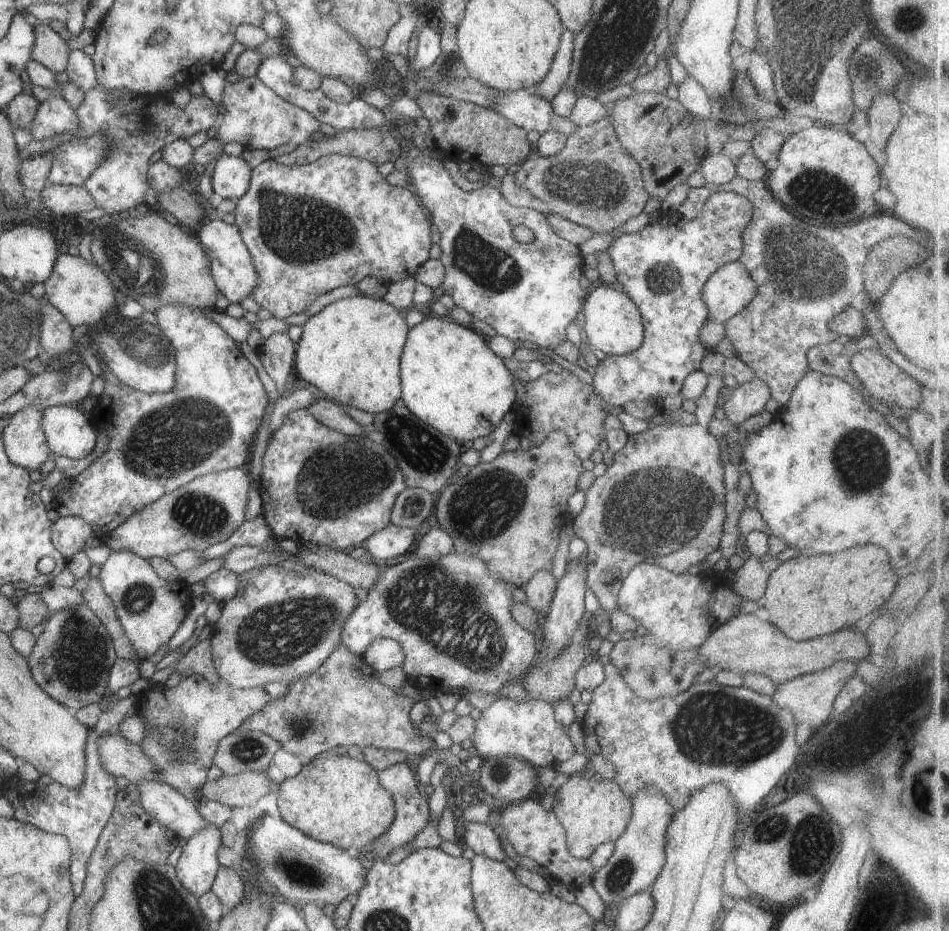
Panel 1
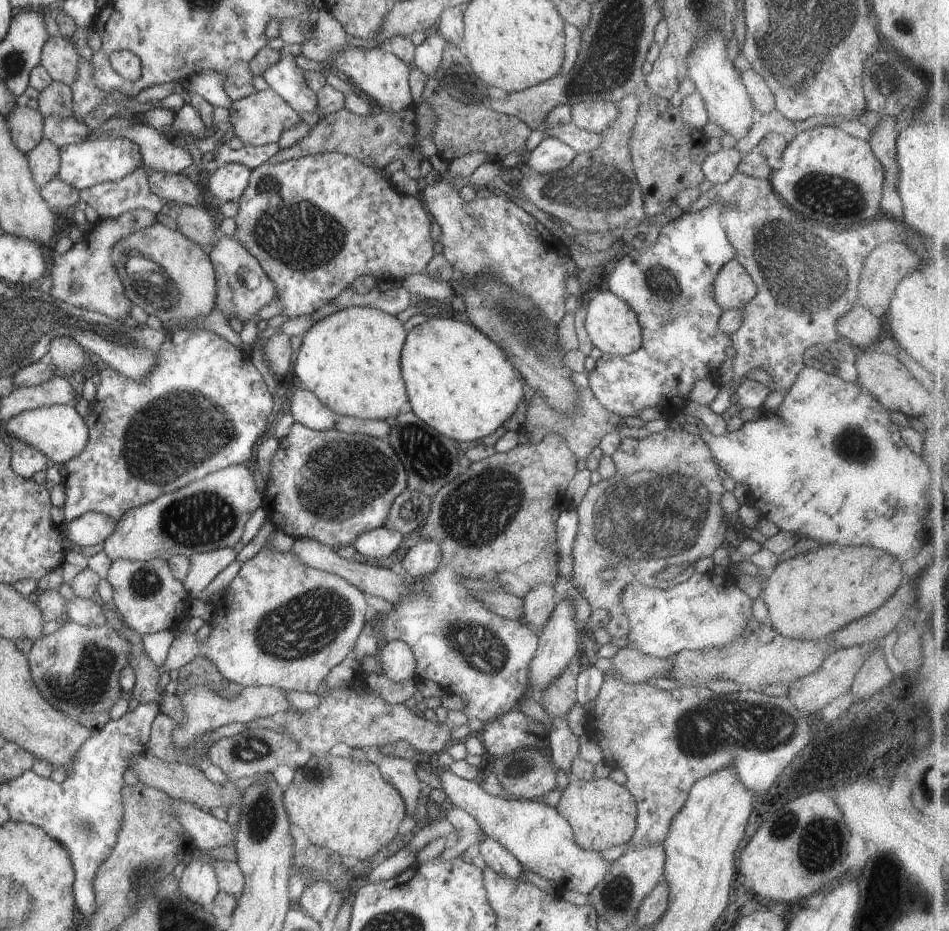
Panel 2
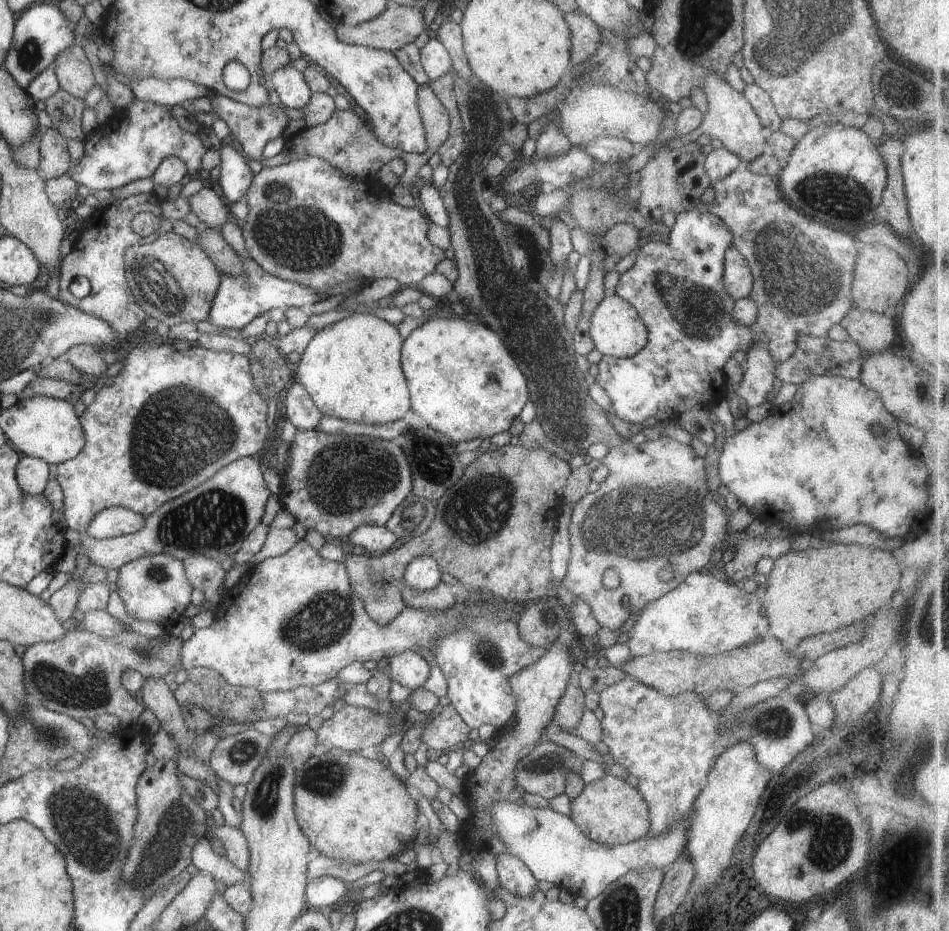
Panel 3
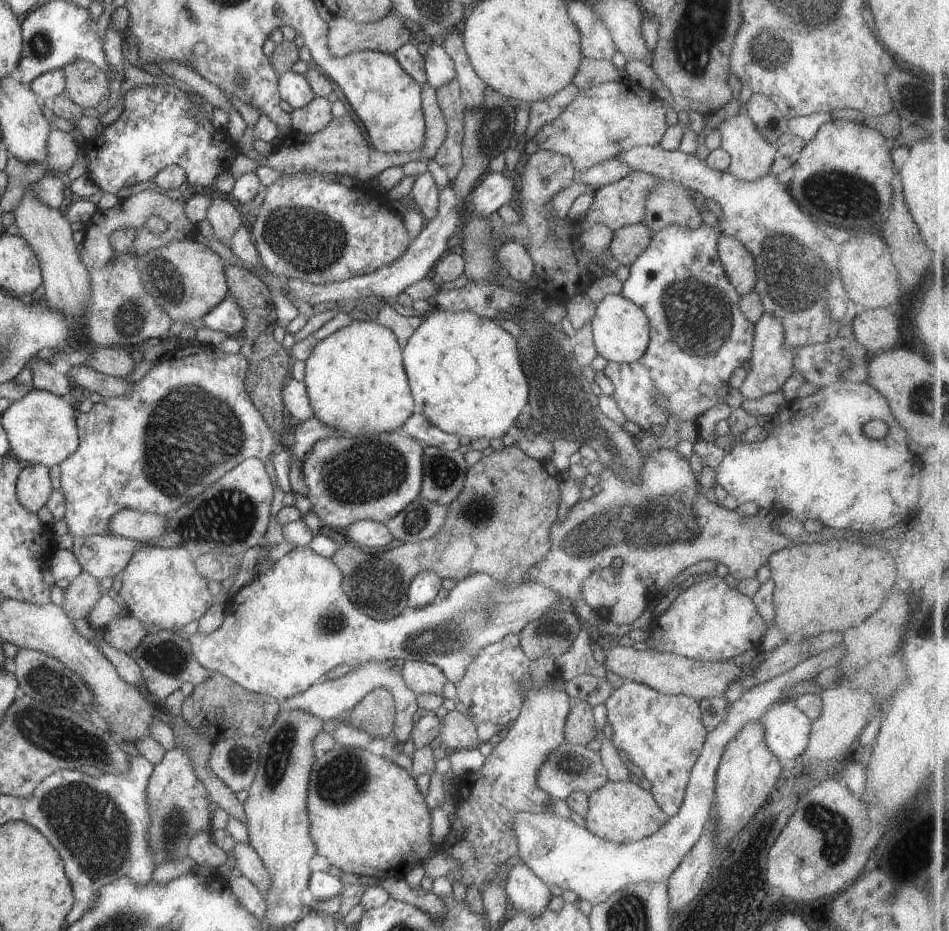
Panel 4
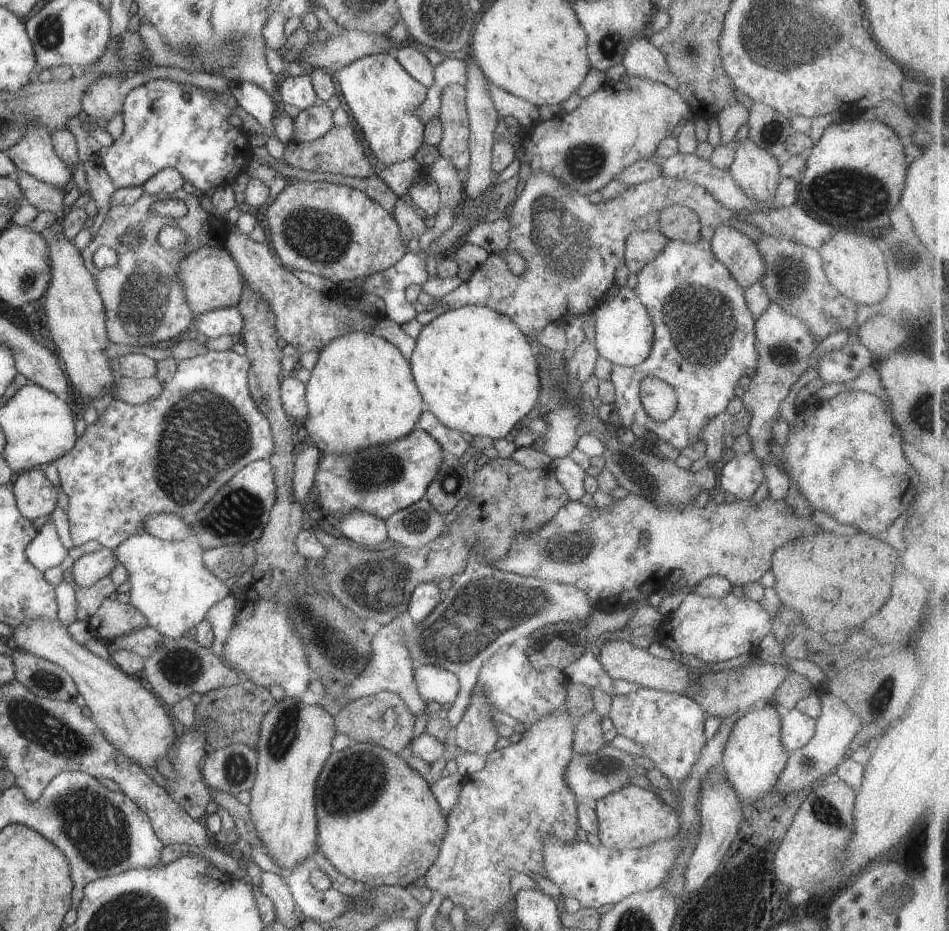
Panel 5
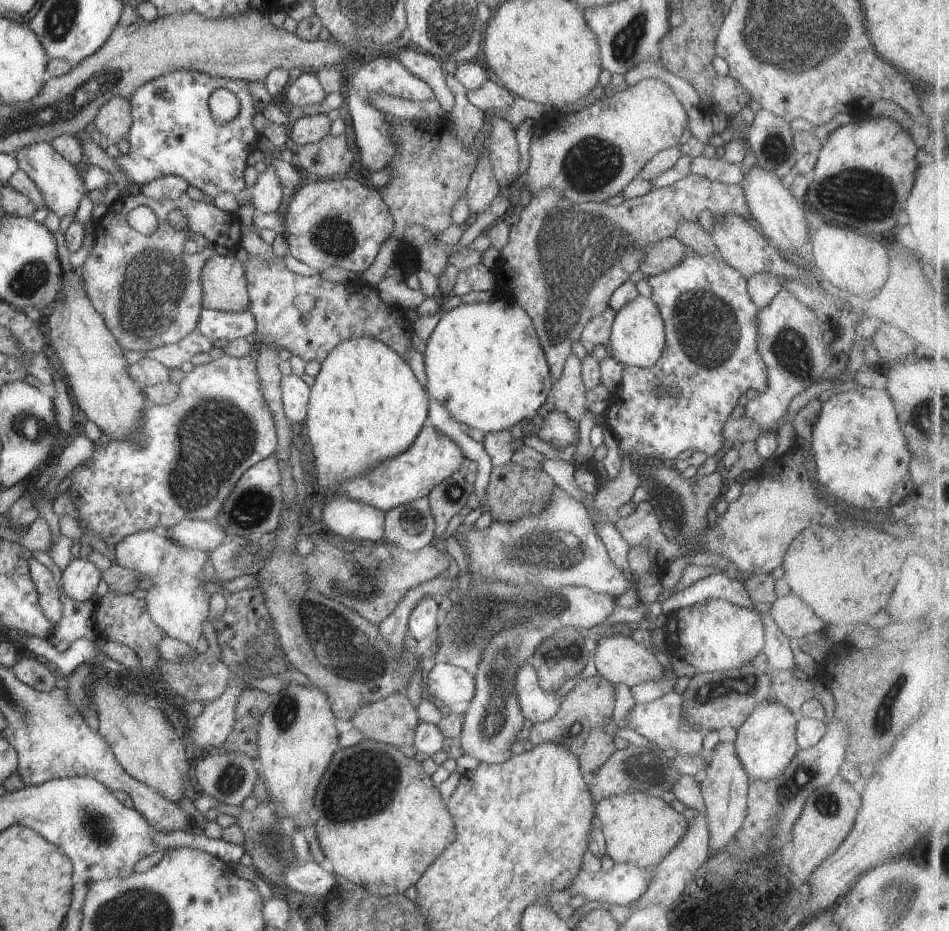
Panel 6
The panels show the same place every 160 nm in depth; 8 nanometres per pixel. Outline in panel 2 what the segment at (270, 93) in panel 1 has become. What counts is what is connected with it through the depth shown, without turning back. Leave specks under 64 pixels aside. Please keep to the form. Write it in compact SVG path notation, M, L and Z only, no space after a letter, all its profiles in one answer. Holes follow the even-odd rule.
M271 89L258 91L250 97L232 102L229 111L228 125L234 129L234 135L244 143L244 147L260 147L277 143L284 131L296 127L302 120L299 114Z

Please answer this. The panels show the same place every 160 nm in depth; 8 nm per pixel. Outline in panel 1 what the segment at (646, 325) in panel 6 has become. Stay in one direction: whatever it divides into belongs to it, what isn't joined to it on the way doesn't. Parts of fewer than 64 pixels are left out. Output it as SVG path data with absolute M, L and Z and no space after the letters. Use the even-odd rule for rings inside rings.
M598 286L584 301L583 337L592 350L598 349L607 355L621 357L640 348L644 333L640 311L626 293L608 286Z

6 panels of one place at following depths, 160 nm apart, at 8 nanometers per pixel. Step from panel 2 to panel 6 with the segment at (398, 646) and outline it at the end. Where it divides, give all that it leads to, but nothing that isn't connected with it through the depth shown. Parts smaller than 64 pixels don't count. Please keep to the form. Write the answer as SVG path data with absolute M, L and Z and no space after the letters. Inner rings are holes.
M435 664L428 674L425 690L438 704L452 706L474 699L475 676L461 667Z

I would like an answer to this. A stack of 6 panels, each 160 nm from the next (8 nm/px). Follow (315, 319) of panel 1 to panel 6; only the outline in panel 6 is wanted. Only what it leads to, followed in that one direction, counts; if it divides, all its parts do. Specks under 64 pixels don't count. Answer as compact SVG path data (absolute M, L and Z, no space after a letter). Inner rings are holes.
M350 338L338 344L321 363L311 387L307 416L299 429L314 456L316 482L331 491L342 482L370 472L378 462L406 452L427 423L429 398L400 354L374 338Z

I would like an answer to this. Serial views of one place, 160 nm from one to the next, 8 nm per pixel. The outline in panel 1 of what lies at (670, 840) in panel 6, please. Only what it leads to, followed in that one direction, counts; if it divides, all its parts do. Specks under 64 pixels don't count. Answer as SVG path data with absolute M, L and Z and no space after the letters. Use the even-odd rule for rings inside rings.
M592 773L571 775L553 795L553 812L565 828L569 851L579 859L588 859L602 843L616 842L633 813L631 797L622 792L618 780L600 778Z

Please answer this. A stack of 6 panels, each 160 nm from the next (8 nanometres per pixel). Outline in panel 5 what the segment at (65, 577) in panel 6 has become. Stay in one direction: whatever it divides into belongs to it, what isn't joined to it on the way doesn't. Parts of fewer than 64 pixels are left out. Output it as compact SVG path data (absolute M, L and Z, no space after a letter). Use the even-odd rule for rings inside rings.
M101 548L98 552L83 554L73 566L74 582L77 586L94 586L102 578L108 577L117 563L117 554L112 549Z

